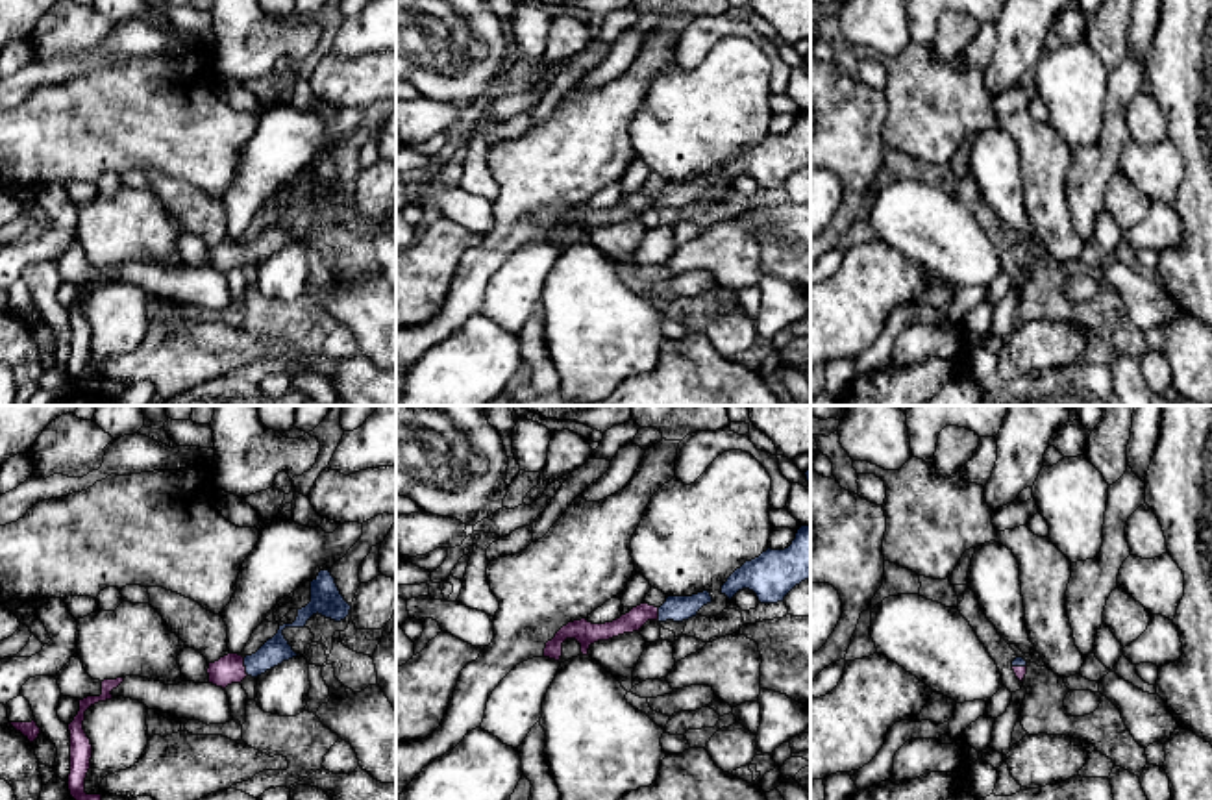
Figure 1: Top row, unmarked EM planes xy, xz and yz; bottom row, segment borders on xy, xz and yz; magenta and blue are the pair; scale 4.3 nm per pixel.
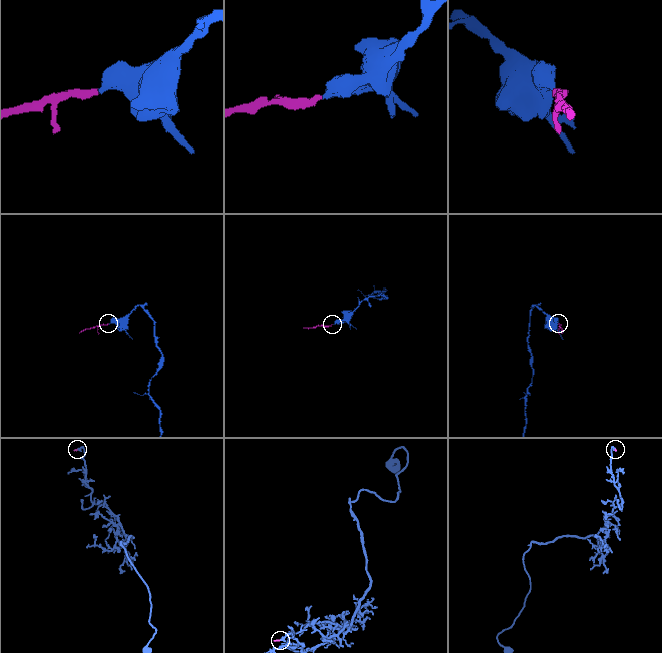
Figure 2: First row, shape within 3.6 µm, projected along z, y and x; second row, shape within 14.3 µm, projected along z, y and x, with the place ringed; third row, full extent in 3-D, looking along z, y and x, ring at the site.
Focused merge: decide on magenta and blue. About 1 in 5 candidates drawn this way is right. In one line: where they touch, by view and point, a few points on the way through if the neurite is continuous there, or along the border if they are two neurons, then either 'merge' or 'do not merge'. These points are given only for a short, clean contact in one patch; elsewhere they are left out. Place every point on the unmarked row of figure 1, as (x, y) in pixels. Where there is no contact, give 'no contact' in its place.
meets magenta in xy at (245, 252); runs through xy (230, 254), (245, 252), (256, 250), (276, 236); merge

